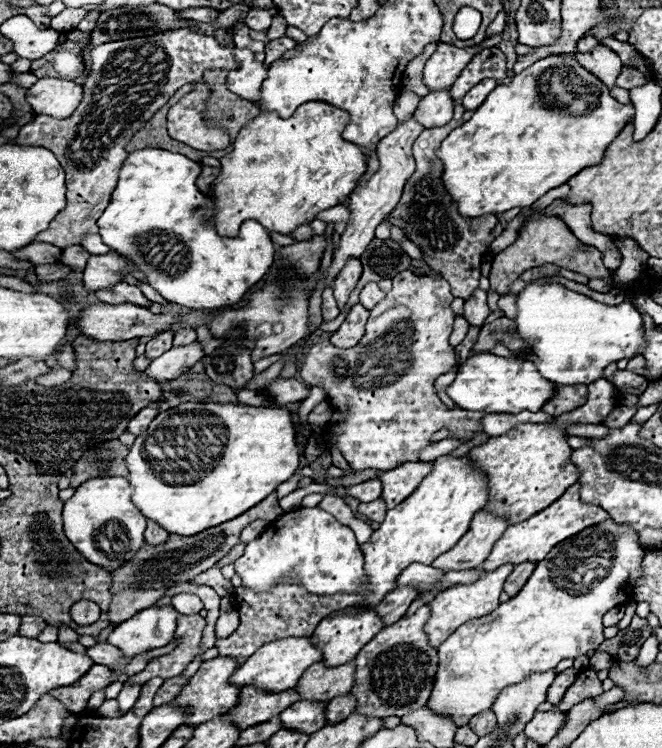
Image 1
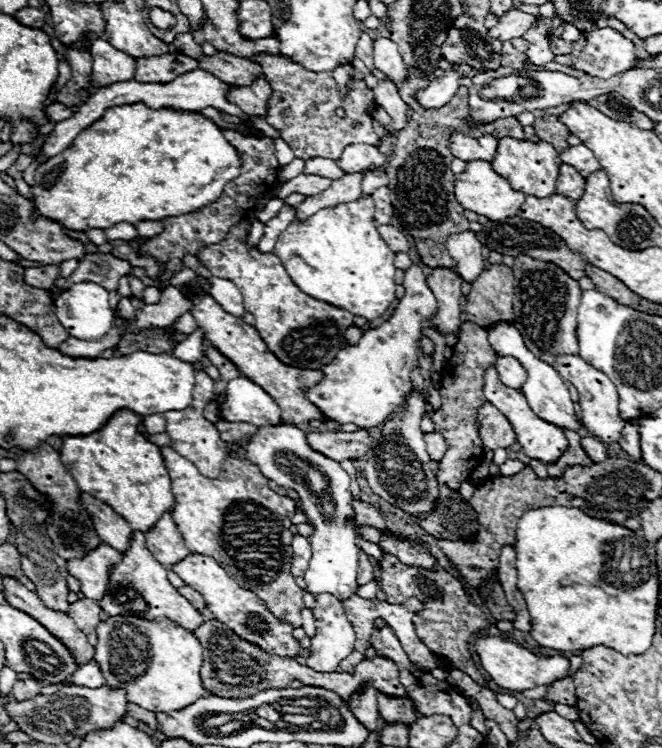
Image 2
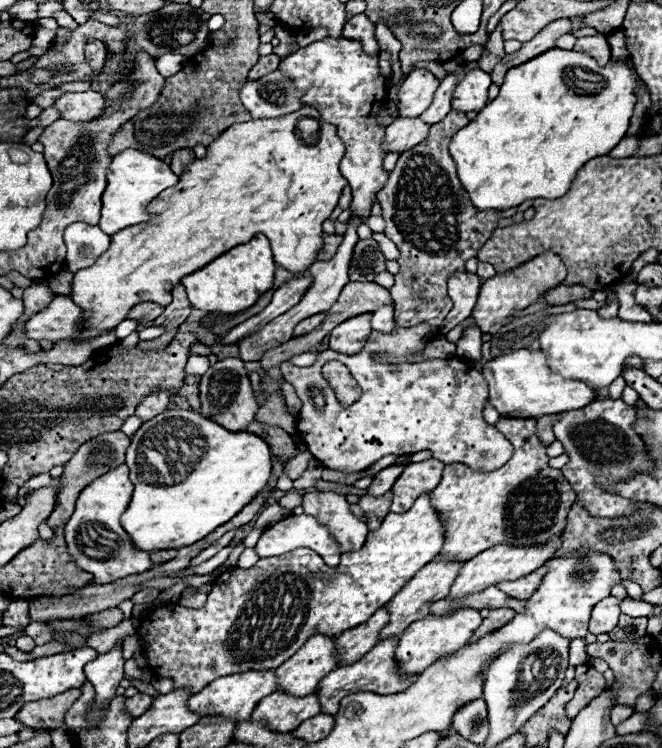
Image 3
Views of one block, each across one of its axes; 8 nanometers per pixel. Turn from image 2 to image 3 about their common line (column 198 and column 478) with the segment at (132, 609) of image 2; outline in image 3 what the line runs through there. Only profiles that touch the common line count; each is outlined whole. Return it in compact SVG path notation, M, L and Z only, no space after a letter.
M472 608L458 610L456 614L452 614L448 618L428 614L424 620L412 622L400 634L400 642L396 646L396 660L400 662L400 670L404 670L404 674L422 674L428 666L432 666L432 662L460 650L460 646L464 646L468 642L468 638L480 626L480 622L482 622L482 614Z

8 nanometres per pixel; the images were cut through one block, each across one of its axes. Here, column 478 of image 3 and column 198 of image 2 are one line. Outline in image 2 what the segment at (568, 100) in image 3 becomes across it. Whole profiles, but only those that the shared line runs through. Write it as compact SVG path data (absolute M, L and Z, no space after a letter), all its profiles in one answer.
M136 102L108 108L102 118L80 132L64 152L44 162L34 174L36 184L32 186L32 192L38 214L60 222L68 230L104 230L118 222L136 224L140 220L162 220L166 216L200 210L220 198L224 186L240 176L240 168L242 162L236 148L210 118L192 110L152 110L142 102Z

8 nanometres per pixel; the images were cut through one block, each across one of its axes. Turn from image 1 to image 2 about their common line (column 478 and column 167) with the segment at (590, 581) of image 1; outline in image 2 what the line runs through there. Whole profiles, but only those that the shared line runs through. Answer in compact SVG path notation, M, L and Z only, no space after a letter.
M108 616L96 628L98 644L94 660L98 662L106 684L122 688L128 702L150 712L172 712L190 706L206 694L200 680L202 644L170 618L144 620L136 616Z

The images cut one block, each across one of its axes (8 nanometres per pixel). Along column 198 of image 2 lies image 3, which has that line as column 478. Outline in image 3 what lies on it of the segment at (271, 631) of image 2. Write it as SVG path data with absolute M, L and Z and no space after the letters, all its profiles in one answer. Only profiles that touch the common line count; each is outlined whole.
M554 538L552 542L548 542L546 546L530 546L530 548L518 548L518 546L494 546L488 548L484 552L480 552L478 556L474 556L472 560L464 562L464 566L460 568L450 594L446 598L464 598L468 594L476 594L476 590L484 590L484 586L496 586L506 580L512 578L522 578L524 574L530 574L532 570L544 566L548 562L548 558L552 558L552 554L556 552L556 548L562 544L562 538Z

